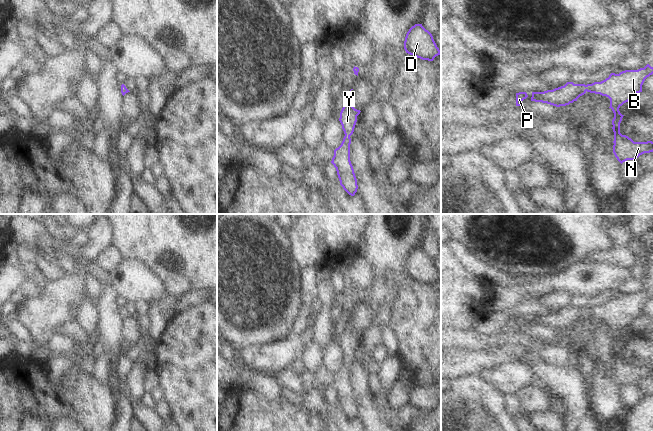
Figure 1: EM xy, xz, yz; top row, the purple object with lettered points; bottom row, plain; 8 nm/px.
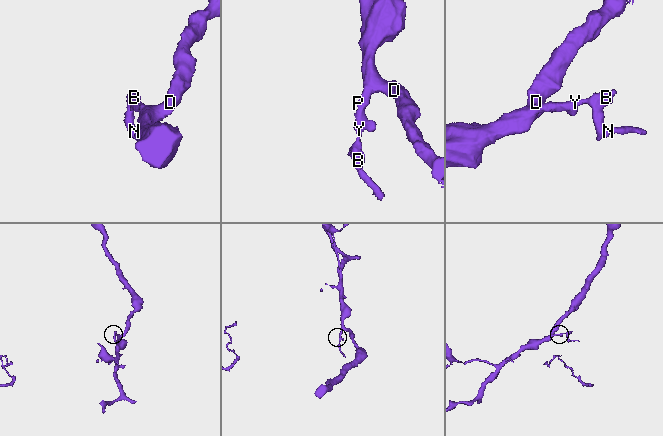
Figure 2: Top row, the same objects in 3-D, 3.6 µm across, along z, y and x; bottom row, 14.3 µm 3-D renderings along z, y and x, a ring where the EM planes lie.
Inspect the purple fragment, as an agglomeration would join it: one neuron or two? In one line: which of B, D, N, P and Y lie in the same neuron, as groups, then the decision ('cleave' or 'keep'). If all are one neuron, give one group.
B D N P Y; keep

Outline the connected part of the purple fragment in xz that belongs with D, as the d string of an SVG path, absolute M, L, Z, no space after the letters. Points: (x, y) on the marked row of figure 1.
M415 24L409 29L405 37L404 49L406 53L428 61L433 61L440 55L432 34L422 24Z

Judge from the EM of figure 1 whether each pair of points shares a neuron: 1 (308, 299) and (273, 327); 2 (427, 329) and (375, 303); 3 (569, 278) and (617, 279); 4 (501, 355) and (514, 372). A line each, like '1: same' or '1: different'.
1: different
2: different
3: same
4: different

